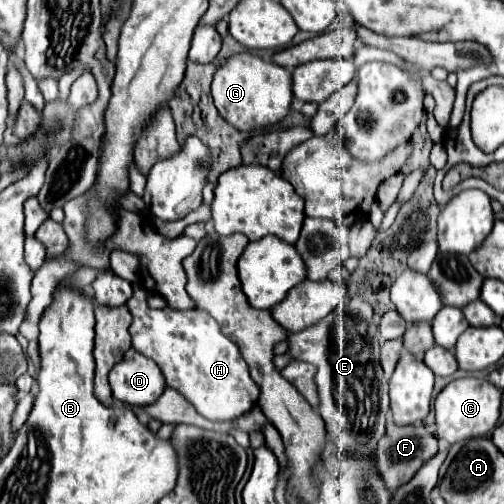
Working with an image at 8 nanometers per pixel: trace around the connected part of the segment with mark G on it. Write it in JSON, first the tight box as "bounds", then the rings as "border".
{"bounds":[211,53,293,131],"border":[[[251,53],[233,55],[217,69],[211,85],[211,95],[219,115],[239,131],[255,131],[259,127],[279,123],[291,109],[293,75],[275,63],[267,63]]]}

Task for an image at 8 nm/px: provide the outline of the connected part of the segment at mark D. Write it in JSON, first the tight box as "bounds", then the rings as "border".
{"bounds":[109,347,165,405],"border":[[[133,347],[111,369],[109,383],[113,397],[129,405],[155,403],[165,391],[165,379],[159,365]]]}

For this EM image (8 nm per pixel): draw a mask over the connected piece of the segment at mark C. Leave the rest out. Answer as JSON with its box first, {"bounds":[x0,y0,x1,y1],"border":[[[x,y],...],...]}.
{"bounds":[435,377,501,443],"border":[[[465,377],[451,381],[435,399],[437,437],[449,443],[457,443],[487,435],[499,419],[499,405],[501,405],[501,391],[487,379]]]}

